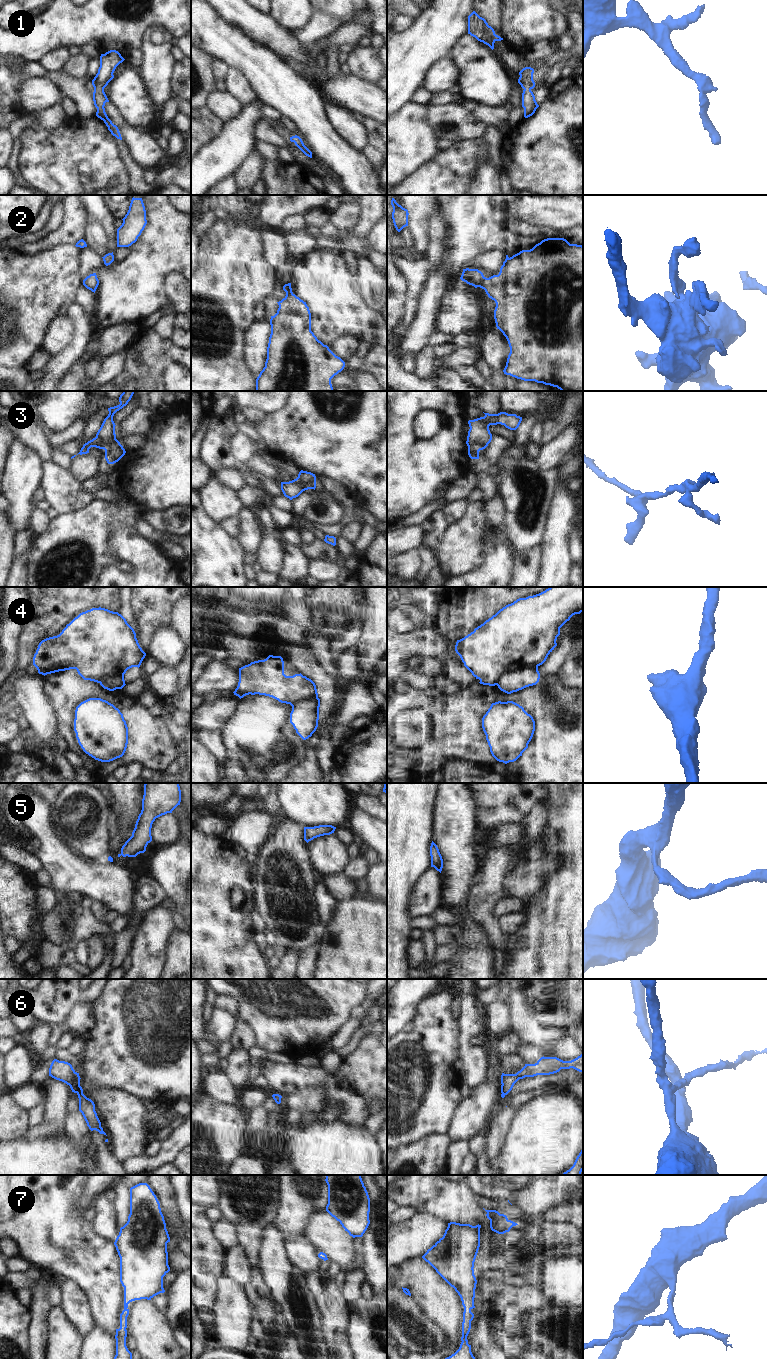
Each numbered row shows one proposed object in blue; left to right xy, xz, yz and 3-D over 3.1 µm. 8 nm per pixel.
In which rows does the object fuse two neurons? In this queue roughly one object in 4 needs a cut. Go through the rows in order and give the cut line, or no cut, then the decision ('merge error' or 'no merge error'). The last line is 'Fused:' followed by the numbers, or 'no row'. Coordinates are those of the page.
1: no cut; no merge error
2: no cut; no merge error
3: no cut; no merge error
4: cut in yz along (537, 666), (507, 671), (496, 684); merge error
5: no cut; no merge error
6: no cut; no merge error
7: no cut; no merge error
Fused: 4

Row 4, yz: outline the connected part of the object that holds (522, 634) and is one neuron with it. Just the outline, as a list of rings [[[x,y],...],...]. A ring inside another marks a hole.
[[[549,587],[545,591],[519,598],[457,640],[455,651],[464,666],[480,680],[480,684],[495,686],[500,677],[515,670],[542,665],[557,646],[560,628],[575,614],[583,612],[583,587]]]

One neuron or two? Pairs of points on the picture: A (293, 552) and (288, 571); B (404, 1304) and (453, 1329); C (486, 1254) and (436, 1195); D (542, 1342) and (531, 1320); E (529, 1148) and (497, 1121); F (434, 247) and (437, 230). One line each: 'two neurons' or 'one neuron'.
A: one neuron
B: two neurons
C: one neuron
D: one neuron
E: two neurons
F: one neuron

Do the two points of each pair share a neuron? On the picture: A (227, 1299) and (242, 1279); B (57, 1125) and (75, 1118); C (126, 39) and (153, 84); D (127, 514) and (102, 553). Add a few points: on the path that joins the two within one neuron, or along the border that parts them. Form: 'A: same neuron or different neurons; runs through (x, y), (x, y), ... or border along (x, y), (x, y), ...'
A: different neurons; border along (227, 1276), (244, 1287)
B: different neurons; border along (67, 1113), (64, 1119), (63, 1132)
C: different neurons; border along (152, 27), (144, 33), (139, 47)
D: same neuron; runs through (115, 518), (102, 531), (102, 541)

